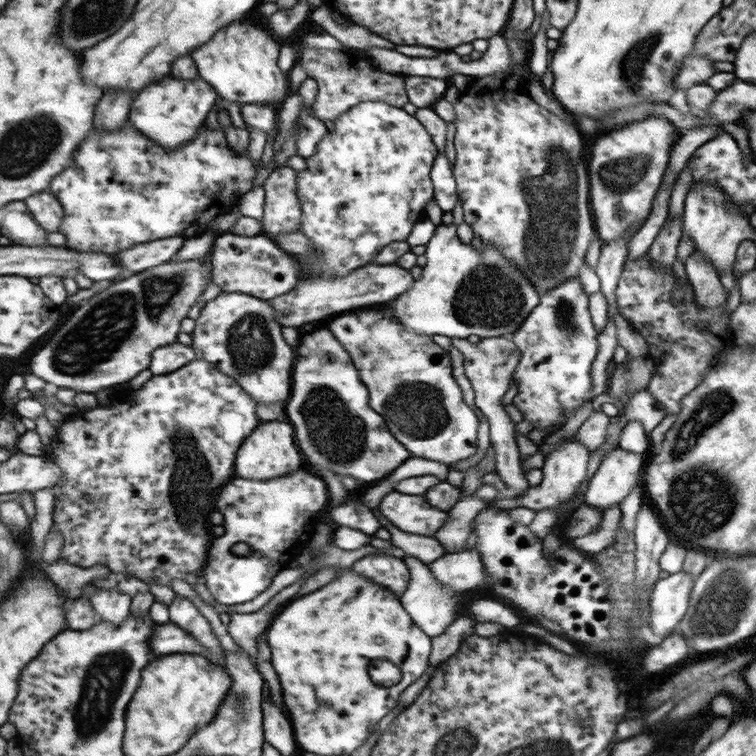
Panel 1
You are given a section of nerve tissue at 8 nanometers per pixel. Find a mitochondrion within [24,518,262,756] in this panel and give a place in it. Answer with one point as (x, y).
(105, 676)

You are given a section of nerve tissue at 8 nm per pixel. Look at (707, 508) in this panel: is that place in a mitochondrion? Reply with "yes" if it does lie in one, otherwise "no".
yes

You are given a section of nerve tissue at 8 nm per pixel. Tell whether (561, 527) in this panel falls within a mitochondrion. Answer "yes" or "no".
no

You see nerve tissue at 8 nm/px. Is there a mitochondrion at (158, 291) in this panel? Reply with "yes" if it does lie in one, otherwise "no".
yes

